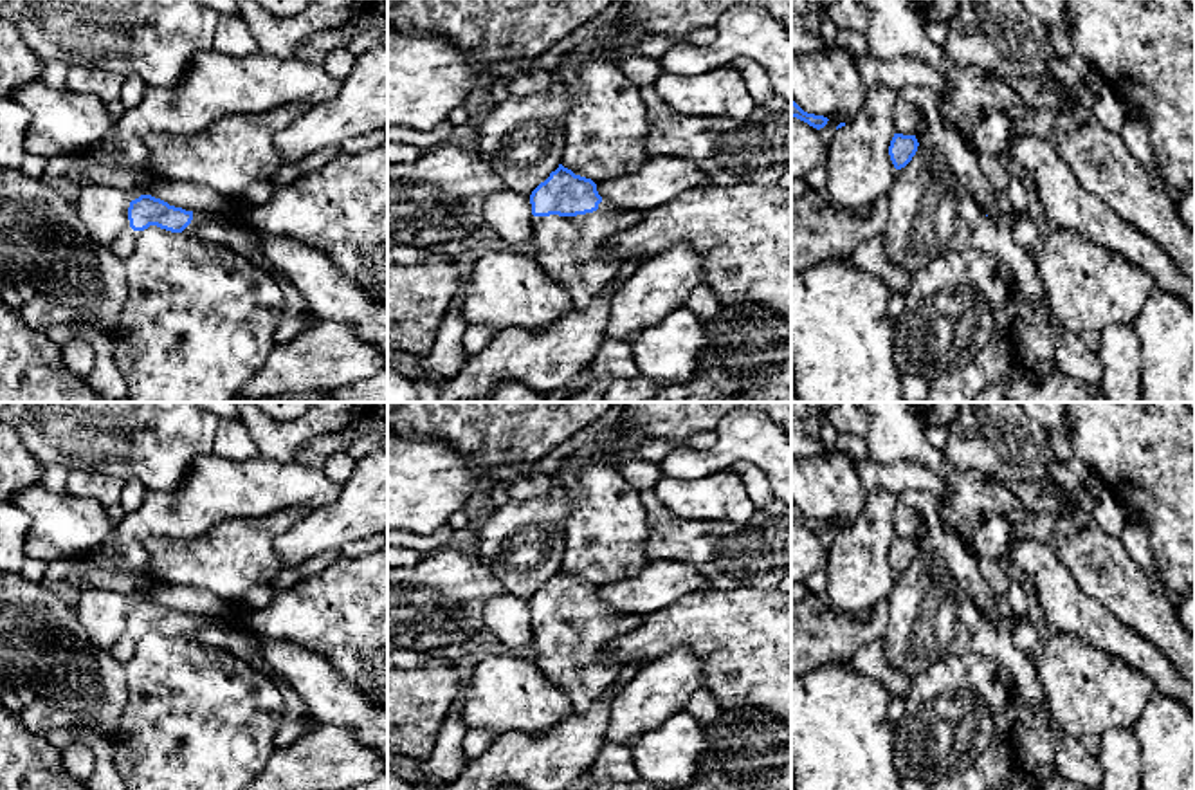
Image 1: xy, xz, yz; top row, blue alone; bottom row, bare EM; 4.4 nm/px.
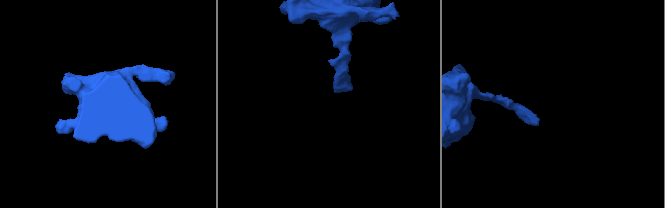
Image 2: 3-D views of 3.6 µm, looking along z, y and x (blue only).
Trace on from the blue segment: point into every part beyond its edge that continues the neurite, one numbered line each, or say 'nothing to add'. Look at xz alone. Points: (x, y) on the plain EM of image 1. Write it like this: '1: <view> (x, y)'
1: xz (574, 653)

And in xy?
1: xy (218, 632)

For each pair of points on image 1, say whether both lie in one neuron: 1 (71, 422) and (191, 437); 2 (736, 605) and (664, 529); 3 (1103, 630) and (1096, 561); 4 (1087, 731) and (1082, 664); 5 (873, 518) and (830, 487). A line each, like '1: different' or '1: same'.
1: same
2: different
3: different
4: same
5: different

